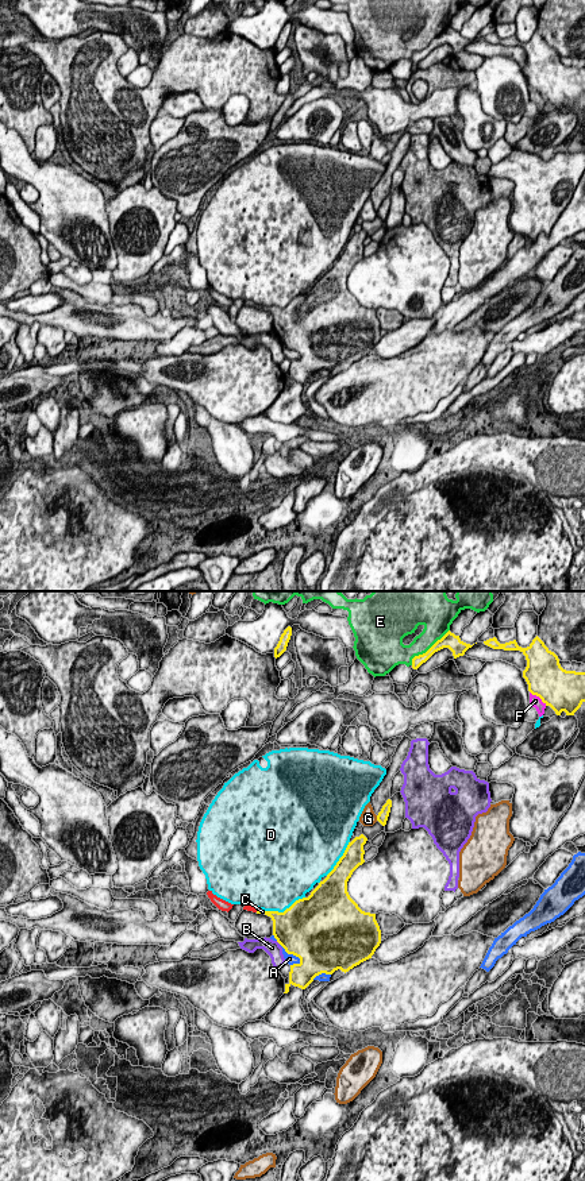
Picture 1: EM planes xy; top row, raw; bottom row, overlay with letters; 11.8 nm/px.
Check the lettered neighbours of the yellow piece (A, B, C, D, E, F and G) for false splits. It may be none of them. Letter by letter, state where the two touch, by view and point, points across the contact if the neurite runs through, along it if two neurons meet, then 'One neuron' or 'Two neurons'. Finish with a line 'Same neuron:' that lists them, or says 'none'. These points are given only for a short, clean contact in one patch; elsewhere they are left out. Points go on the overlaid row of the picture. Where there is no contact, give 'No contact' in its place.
A: Touches yellow at xy (291, 953). Two neurons
B: Touches yellow at xy (278, 942). Two neurons
C: Touches yellow at xy (258, 910). Path across: xy (258, 911), (258, 910), (262, 911). One neuron
D: Touches yellow at xy (285, 910). Two neurons
E: Touches yellow at xy (428, 649). Two neurons
F: Touches yellow at xy (538, 695). Two neurons
G: Touches yellow at xy (377, 818). Two neurons
Same neuron: C

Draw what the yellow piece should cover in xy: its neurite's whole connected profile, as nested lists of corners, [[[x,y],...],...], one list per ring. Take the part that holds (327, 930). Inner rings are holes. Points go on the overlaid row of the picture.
[[[361,834],[349,842],[343,856],[334,869],[308,898],[296,900],[284,912],[265,911],[273,921],[273,935],[288,954],[300,958],[299,964],[290,965],[289,983],[285,992],[295,985],[305,989],[316,976],[332,974],[335,970],[349,972],[361,962],[372,958],[381,943],[381,930],[376,914],[362,911],[347,892],[347,881],[353,872],[365,862],[363,845],[367,838]]]

